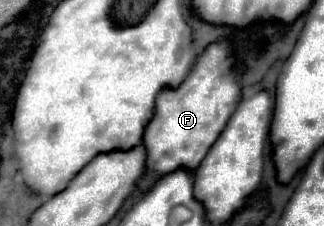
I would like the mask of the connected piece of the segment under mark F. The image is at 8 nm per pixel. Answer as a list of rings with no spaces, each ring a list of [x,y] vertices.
[[[228,42],[210,44],[204,54],[196,60],[186,82],[176,90],[164,88],[154,106],[154,118],[146,124],[142,146],[146,148],[146,172],[144,180],[156,182],[162,174],[174,170],[196,170],[206,150],[216,142],[224,130],[230,114],[240,102],[240,84],[232,72],[234,58]]]

